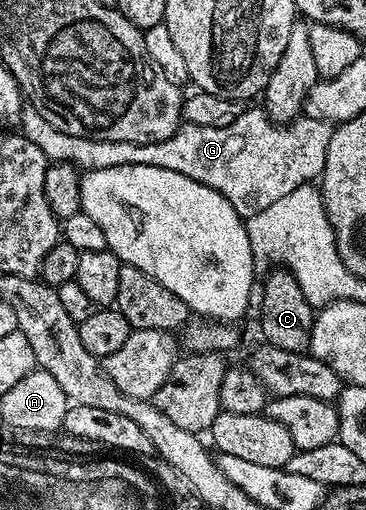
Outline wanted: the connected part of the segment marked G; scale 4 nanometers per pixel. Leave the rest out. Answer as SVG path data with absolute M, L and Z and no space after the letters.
M31 108L25 109L21 114L18 126L24 137L30 140L30 144L38 144L38 148L42 148L49 163L69 162L71 166L84 172L98 168L133 166L134 164L170 168L170 172L182 172L182 176L190 176L190 180L194 180L198 184L206 184L210 188L222 192L222 196L226 196L226 200L230 200L230 204L234 204L234 212L238 212L245 220L262 212L262 208L270 208L270 204L282 200L282 196L294 192L294 188L302 188L315 183L323 175L326 164L326 148L330 148L330 136L334 129L331 122L314 120L307 116L293 118L287 124L277 124L269 118L263 108L256 108L256 110L245 108L242 116L238 116L238 120L234 120L234 124L225 126L206 128L205 126L184 124L174 136L170 136L170 140L162 140L154 144L130 144L114 140L90 140L89 138L70 136L66 132L58 132L58 128L54 128L54 124L49 124L43 116L38 116L38 112Z

